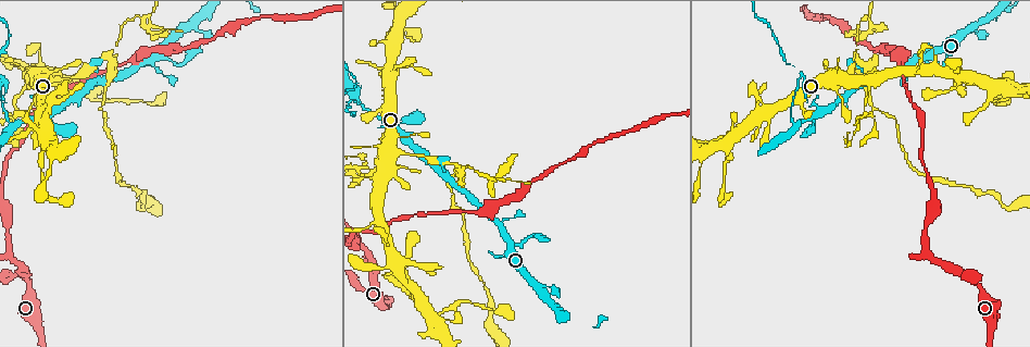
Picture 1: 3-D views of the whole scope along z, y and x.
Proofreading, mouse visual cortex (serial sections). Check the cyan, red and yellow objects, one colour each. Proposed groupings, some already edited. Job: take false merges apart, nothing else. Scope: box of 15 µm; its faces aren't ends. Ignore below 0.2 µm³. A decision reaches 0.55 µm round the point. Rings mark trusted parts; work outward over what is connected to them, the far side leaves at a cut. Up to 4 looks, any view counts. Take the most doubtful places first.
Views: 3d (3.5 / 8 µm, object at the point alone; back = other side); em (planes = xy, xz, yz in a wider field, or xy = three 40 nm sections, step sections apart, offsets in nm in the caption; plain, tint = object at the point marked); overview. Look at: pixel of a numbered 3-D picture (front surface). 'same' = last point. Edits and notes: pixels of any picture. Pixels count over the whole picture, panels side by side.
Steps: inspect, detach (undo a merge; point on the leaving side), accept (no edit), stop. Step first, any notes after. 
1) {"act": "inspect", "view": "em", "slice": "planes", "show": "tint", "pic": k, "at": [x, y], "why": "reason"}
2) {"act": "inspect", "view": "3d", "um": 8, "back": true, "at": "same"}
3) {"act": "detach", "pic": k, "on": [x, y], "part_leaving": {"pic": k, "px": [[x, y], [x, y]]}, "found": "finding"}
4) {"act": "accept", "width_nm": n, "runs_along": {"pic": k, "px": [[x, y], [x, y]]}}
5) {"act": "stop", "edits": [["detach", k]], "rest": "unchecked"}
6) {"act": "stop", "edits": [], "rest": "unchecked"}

{"act": "inspect", "view": "em", "slice": "xy", "step": 3, "show": "tint", "pic": 1, "at": [17, 123], "why": "a fork"}

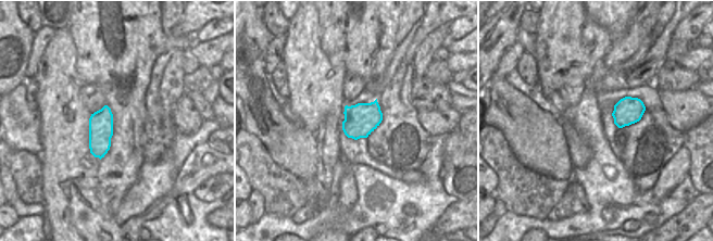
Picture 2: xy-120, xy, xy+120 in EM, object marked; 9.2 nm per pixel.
{"act": "inspect", "view": "3d", "um": 3.5, "at": "same"}

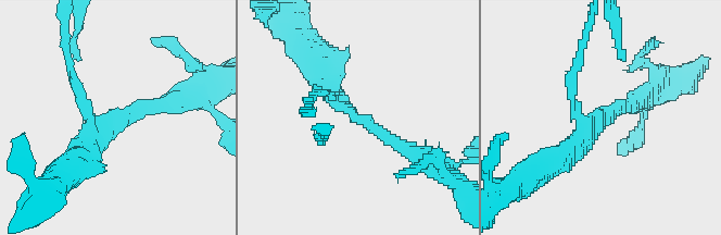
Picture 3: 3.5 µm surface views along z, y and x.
{"act": "detach", "pic": 3, "on": [571, 74], "found": "two cells meet here"}

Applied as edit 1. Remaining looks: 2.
{"act": "inspect", "view": "3d", "um": 3.5, "pic": 1, "at": [395, 153], "why": "three arms meet"}

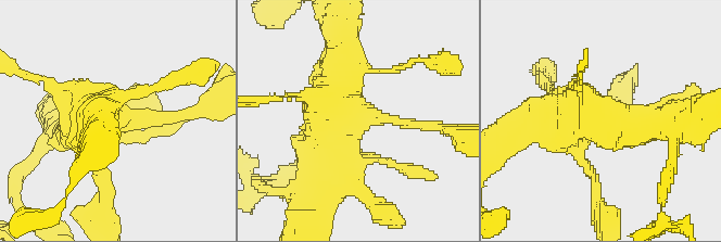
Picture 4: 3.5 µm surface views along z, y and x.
{"act": "inspect", "view": "em", "slice": "xy", "step": 5, "show": "tint", "pic": 4, "at": [120, 120]}

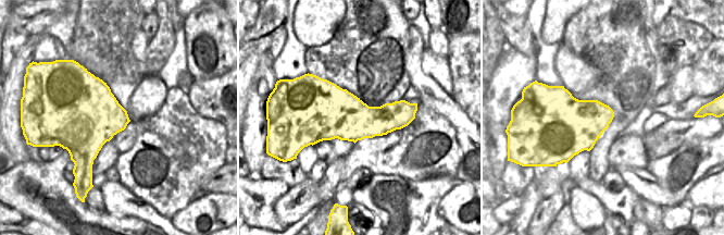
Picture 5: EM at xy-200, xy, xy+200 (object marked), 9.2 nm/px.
{"act": "accept", "runs_along": {"pic": 4, "px": [[342, 38], [345, 107], [321, 169]]}, "found": "all the same cell"}

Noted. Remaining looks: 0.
{"act": "stop", "edits": [["detach", 3]], "rest": "unchecked"}

